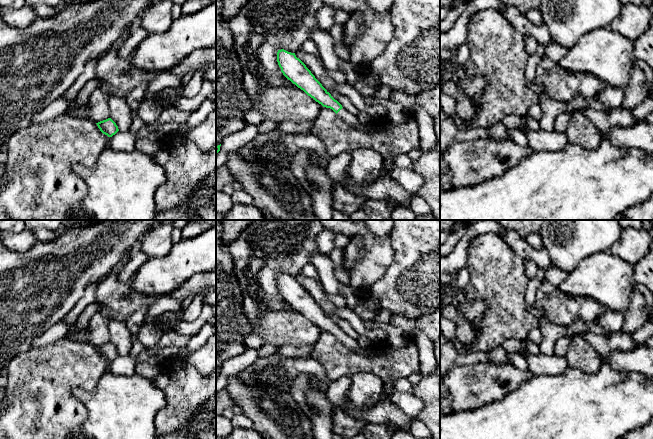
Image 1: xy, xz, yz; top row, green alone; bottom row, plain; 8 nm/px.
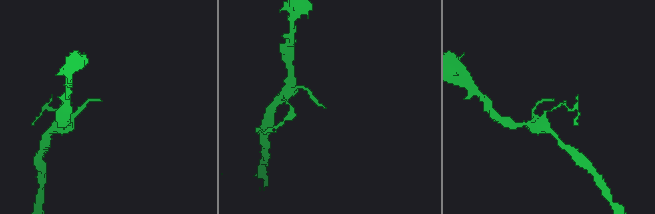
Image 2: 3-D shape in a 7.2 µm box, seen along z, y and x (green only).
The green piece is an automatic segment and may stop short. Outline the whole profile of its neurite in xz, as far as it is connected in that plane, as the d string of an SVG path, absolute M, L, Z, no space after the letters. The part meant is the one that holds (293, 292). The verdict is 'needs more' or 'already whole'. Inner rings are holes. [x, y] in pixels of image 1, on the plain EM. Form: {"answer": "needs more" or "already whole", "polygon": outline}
{"answer": "needs more", "polygon": "M284 273L278 274L277 286L283 299L308 320L323 331L332 333L347 348L359 354L366 353L366 349L358 344L357 339L344 333L342 329L331 320L306 289L296 281L295 277L288 276Z"}

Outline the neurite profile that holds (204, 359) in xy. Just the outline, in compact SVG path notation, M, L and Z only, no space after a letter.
M216 333L200 349L179 348L171 357L165 359L165 363L192 365L199 374L210 374L216 369Z

